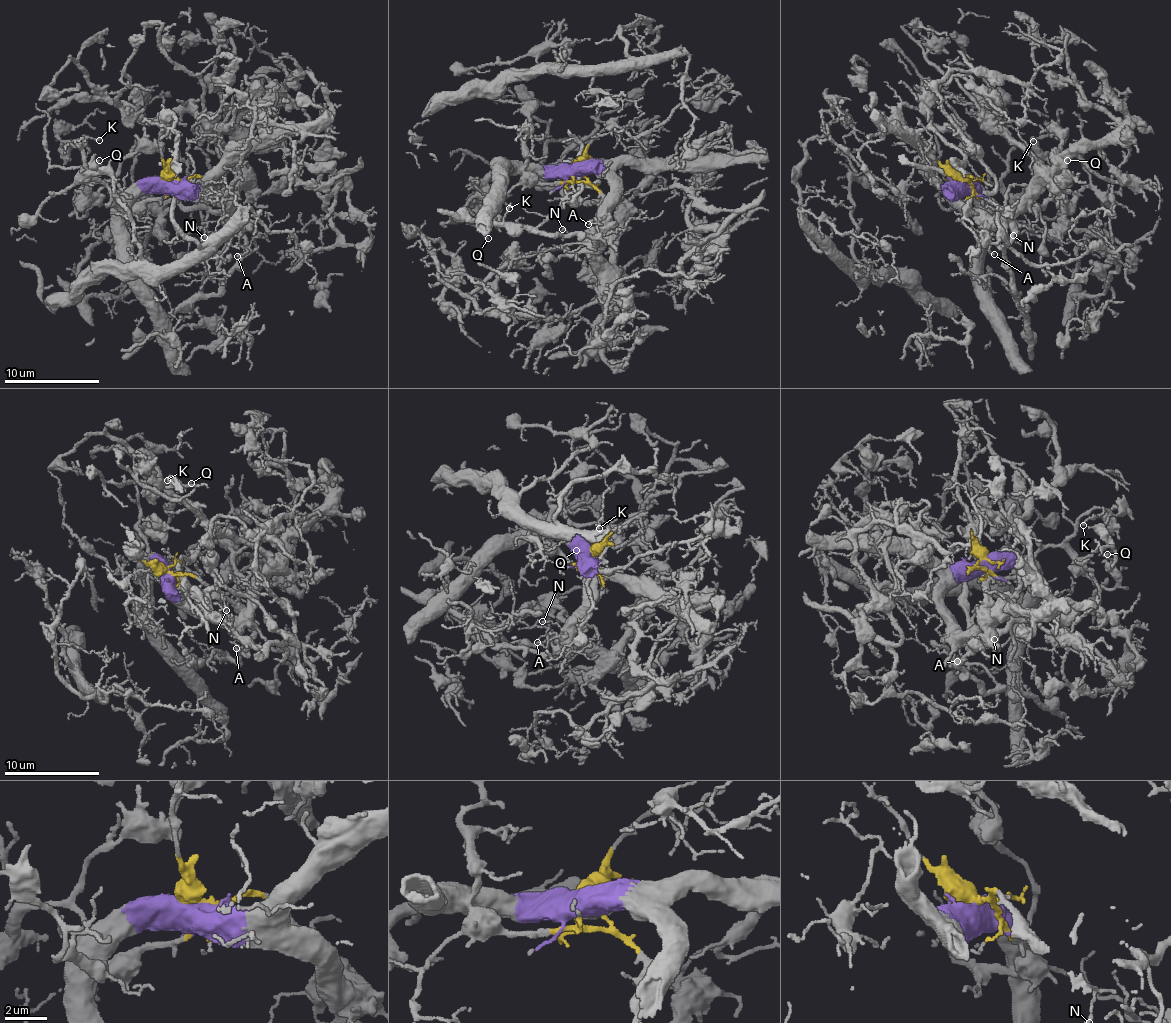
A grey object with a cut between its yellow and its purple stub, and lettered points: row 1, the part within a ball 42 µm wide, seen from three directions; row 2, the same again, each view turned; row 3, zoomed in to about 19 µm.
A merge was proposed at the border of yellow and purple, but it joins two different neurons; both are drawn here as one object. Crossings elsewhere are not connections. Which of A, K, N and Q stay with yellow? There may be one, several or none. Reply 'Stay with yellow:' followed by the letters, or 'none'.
Stay with yellow: A, N

